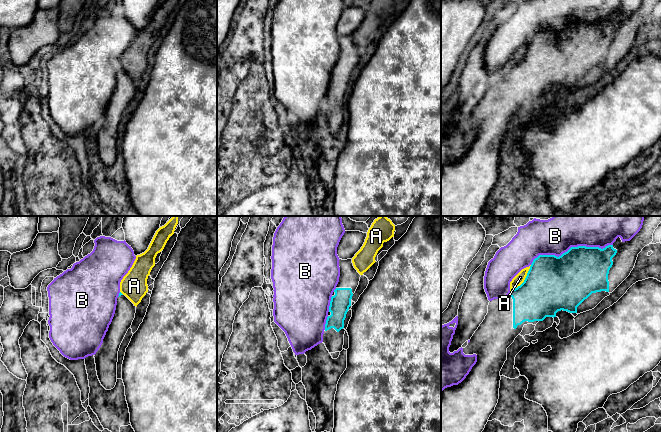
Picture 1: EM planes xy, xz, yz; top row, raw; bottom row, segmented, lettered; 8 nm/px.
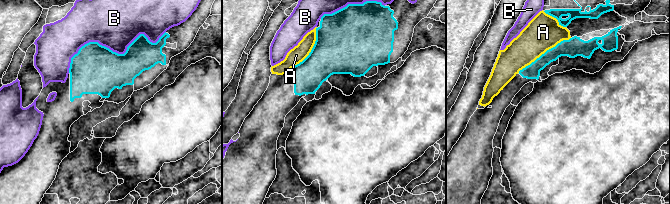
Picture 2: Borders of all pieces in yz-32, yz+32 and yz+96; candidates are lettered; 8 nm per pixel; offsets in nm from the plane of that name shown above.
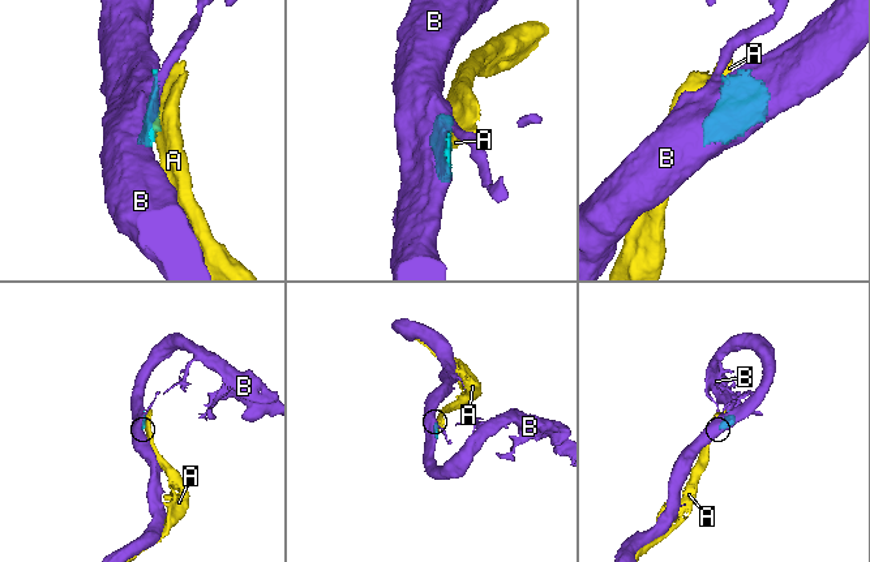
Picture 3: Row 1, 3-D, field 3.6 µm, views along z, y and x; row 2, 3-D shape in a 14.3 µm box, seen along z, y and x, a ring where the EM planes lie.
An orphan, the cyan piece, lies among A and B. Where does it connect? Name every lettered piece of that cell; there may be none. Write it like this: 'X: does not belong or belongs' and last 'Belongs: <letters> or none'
A: does not belong
B: does not belong
Belongs: none

